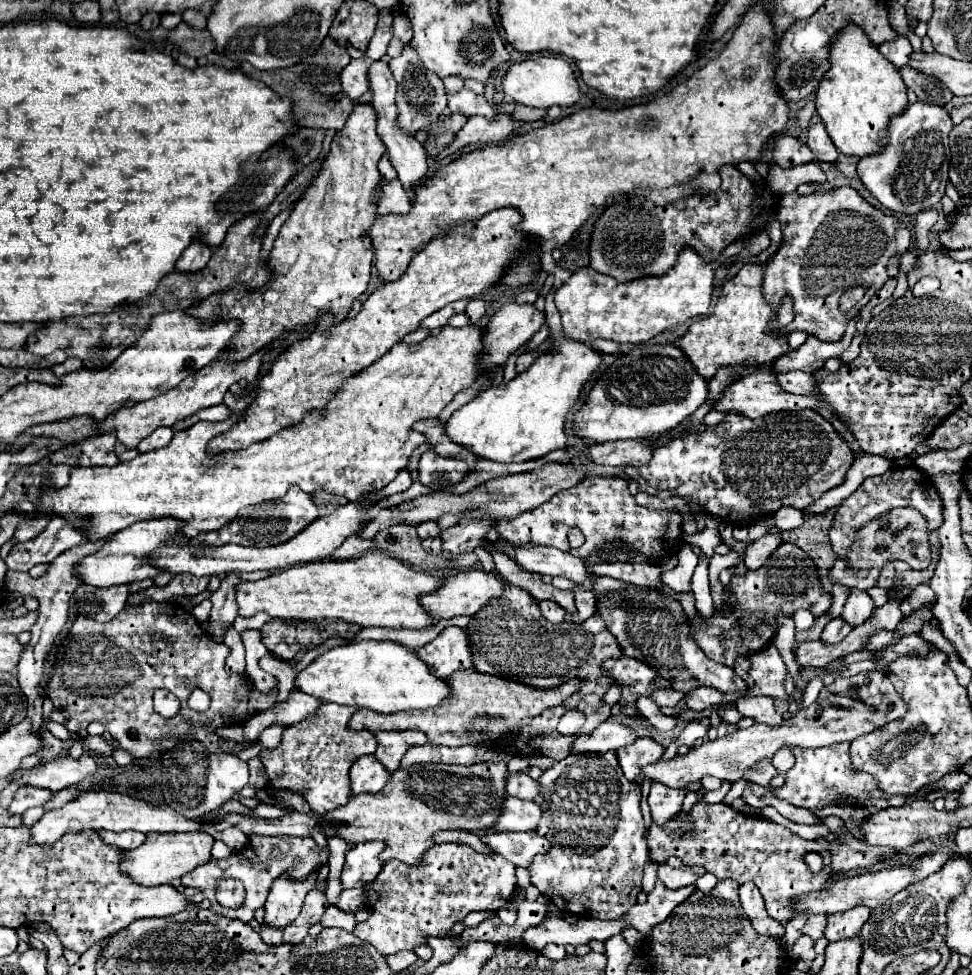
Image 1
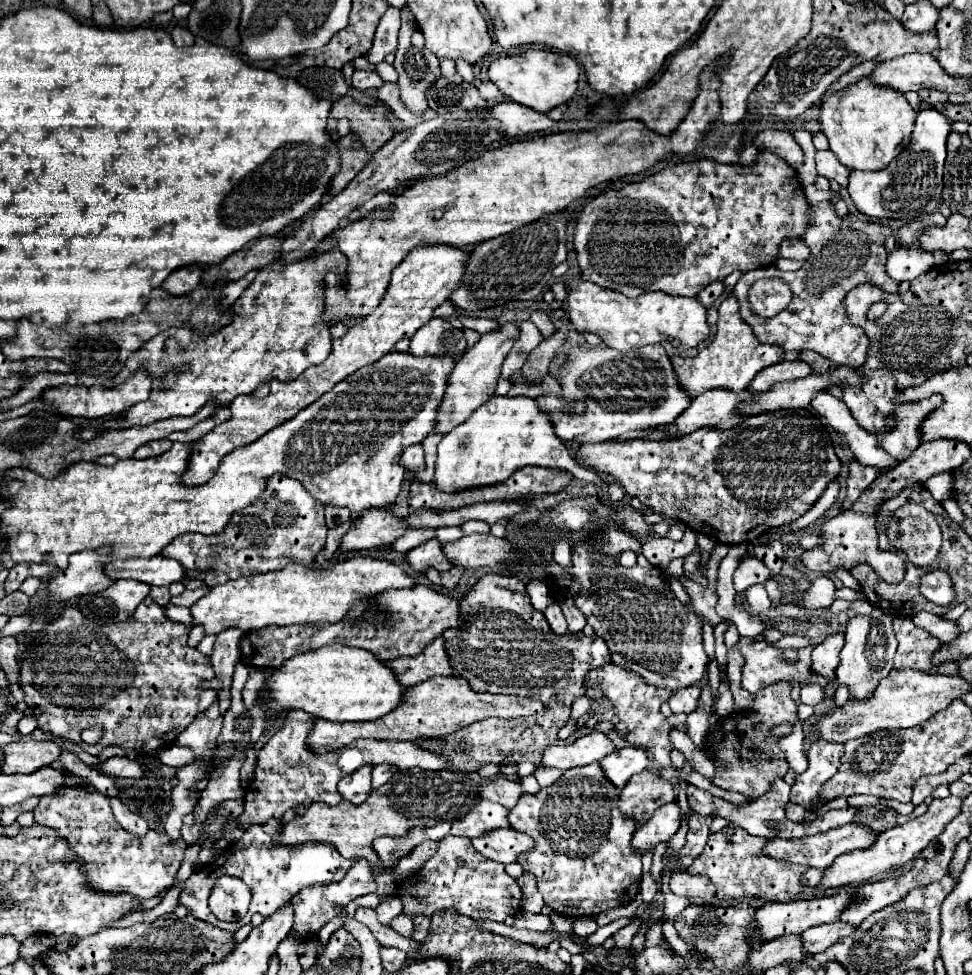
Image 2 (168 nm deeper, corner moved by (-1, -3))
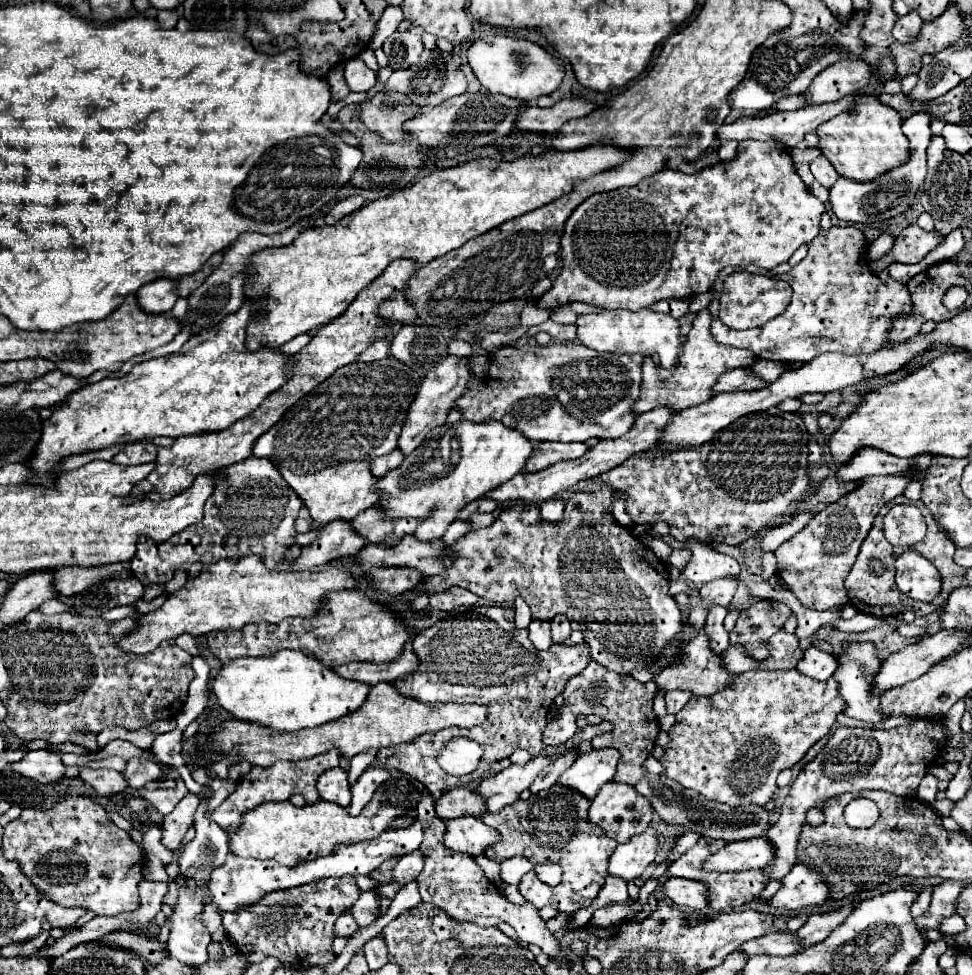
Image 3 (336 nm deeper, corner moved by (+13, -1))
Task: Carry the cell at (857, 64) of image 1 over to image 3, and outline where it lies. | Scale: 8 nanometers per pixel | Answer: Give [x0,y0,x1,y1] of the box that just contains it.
[818,96,908,182]

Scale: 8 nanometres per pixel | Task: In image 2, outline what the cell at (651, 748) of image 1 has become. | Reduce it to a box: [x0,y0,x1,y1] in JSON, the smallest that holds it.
[600,746,650,788]

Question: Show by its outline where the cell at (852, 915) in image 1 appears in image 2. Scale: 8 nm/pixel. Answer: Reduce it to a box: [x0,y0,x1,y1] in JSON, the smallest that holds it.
[802,922,856,954]

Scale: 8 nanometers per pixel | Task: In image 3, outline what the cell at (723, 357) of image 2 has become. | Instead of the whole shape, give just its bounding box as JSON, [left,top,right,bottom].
[632,310,756,414]

